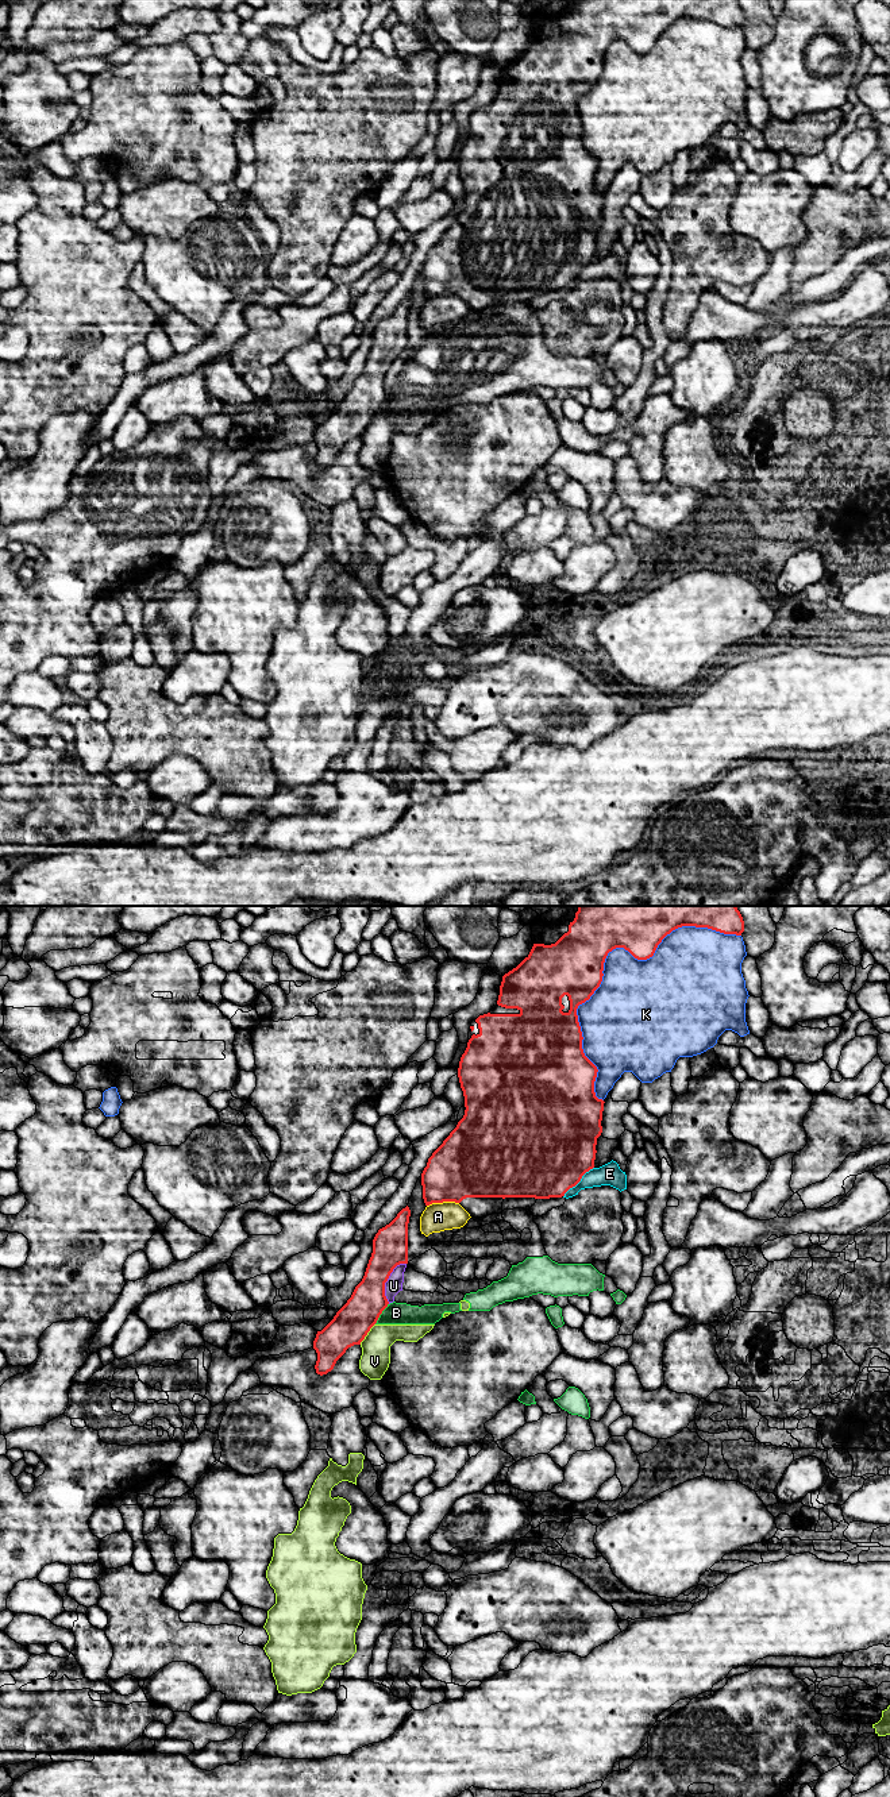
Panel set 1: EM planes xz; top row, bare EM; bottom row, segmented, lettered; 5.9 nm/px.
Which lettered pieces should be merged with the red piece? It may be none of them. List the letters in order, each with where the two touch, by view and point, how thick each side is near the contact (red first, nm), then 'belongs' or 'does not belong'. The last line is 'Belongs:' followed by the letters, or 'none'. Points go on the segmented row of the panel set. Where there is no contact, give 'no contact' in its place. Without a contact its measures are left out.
A: meets red in xz at (442, 1202); 380 nm thick on the red side, 180 nm on the other; does not belong
B: meets red in xz at (381, 1312); 220 nm thick on the red side, 130 nm on the other; does not belong
E: meets red in xz at (578, 1182); 500 nm thick on the red side, 130 nm on the other; does not belong
K: meets red in xz at (605, 957); 380 nm thick on the red side, 380 nm on the other; does not belong
U: meets red in xz at (386, 1280); 220 nm thick on the red side, 100 nm on the other; does not belong
V: meets red in xz at (366, 1334); 220 nm thick on the red side, 180 nm on the other; does not belong
Belongs: none

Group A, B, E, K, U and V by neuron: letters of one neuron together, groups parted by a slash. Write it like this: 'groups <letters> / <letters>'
groups A / B U V / E / K

